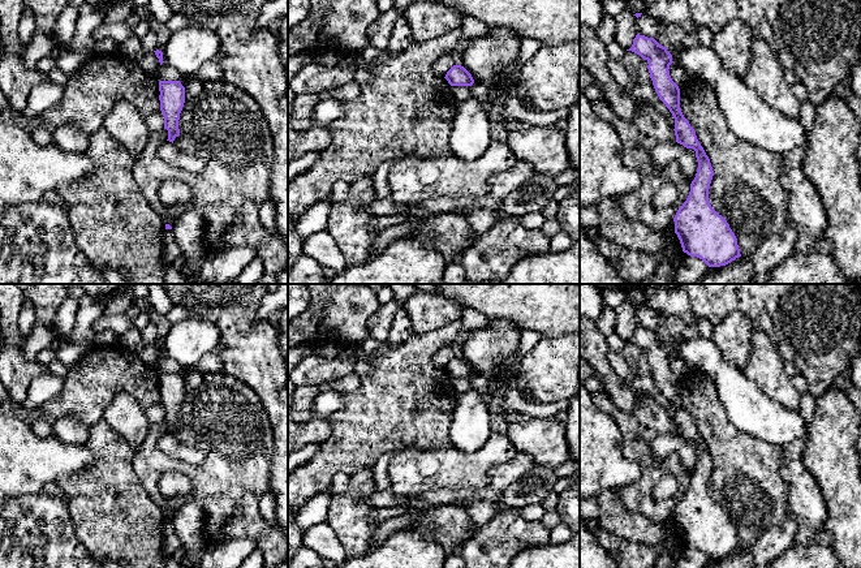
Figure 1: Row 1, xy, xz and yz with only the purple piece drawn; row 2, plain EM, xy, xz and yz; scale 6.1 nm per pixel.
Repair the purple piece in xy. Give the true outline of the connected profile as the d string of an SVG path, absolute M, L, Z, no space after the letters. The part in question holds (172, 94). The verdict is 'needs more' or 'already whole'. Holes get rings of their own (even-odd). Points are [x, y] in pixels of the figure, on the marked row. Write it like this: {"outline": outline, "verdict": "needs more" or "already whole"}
{"outline": "M159 81L160 111L164 116L164 129L168 130L168 139L173 143L180 135L178 120L185 103L185 87L180 81Z", "verdict": "already whole"}

